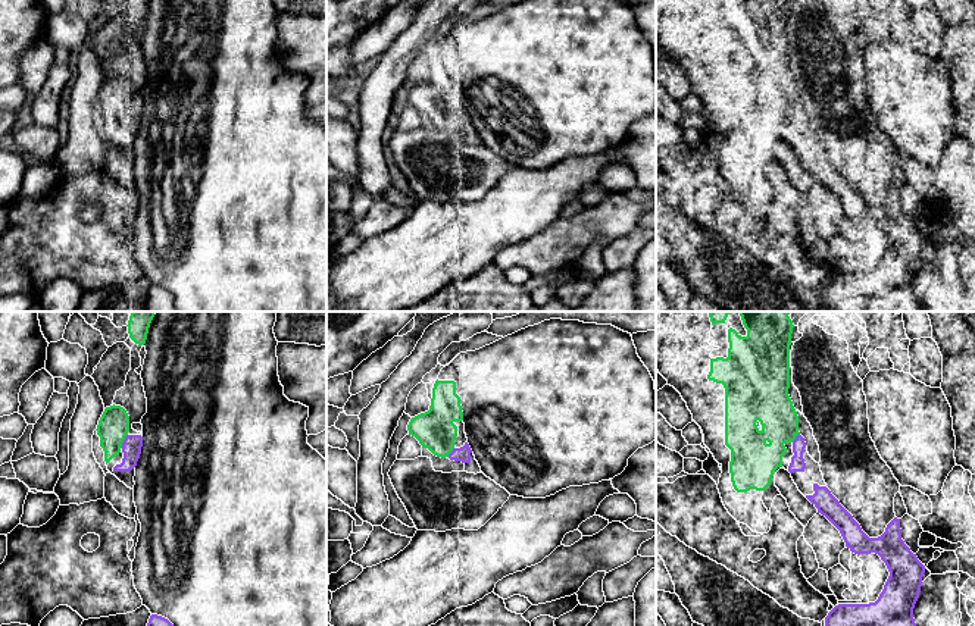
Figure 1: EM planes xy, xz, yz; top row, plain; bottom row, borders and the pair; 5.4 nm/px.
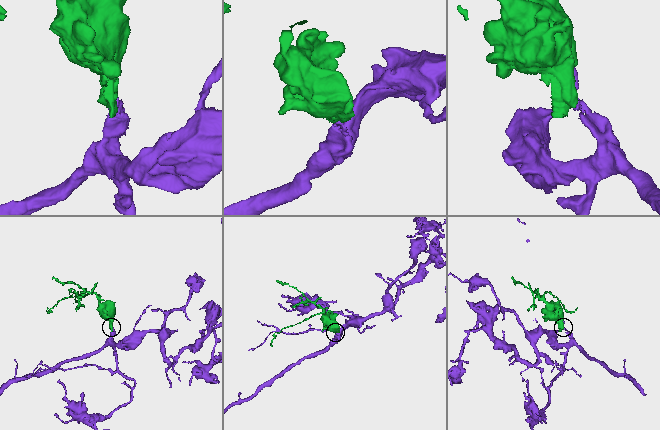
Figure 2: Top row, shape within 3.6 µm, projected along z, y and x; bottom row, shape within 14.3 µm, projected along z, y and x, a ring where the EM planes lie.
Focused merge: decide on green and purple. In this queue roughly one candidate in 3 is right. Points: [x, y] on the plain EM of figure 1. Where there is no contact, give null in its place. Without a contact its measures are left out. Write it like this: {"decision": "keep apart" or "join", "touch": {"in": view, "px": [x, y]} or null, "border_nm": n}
{"decision": "join", "touch": {"in": "xy", "px": [122, 112]}, "border_nm": 90}

